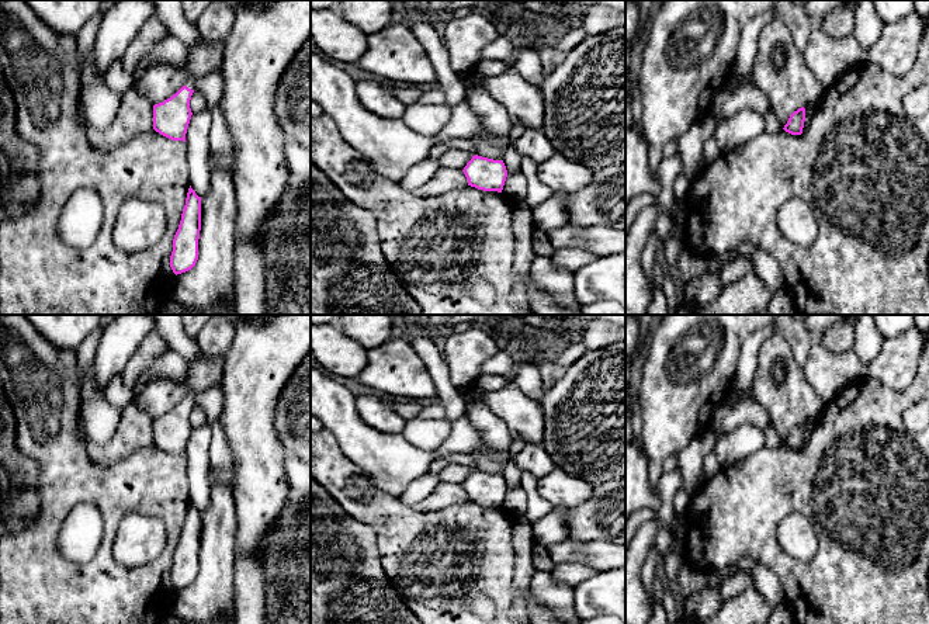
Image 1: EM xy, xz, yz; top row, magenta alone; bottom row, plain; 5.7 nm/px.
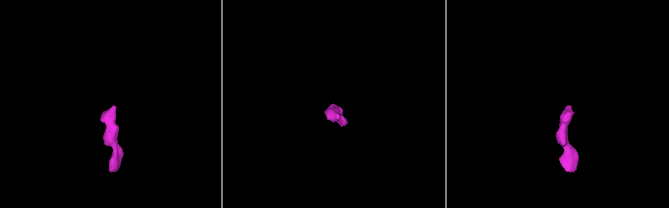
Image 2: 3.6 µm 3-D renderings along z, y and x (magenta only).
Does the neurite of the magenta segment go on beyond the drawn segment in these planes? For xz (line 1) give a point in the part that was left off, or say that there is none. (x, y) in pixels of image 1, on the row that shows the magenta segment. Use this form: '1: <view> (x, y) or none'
1: none

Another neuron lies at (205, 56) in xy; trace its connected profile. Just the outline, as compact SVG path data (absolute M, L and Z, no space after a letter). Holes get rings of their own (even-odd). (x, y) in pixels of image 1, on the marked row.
M201 38L194 46L188 48L190 73L195 79L222 69L225 41L208 41Z

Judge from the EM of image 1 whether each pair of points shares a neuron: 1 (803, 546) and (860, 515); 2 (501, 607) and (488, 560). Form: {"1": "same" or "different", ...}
{"1": "different", "2": "same"}

